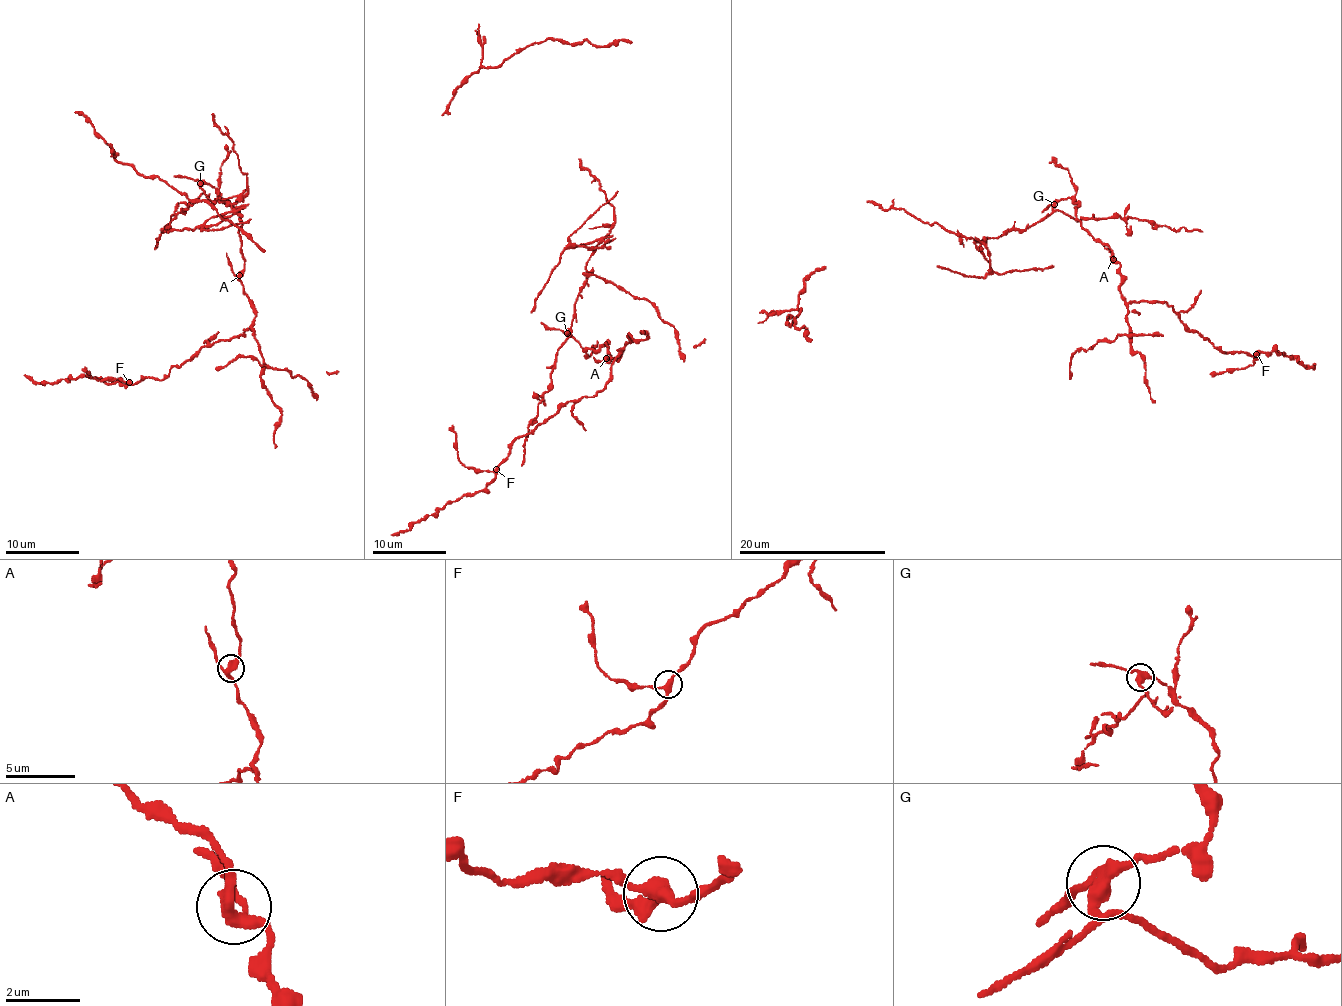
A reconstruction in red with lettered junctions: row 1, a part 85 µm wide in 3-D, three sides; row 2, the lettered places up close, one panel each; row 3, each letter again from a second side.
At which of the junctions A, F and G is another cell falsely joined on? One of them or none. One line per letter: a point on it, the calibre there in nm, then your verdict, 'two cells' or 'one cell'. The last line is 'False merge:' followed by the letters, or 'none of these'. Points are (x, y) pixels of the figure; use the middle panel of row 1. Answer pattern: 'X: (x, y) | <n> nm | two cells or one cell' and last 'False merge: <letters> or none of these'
A: (606, 358) | 320 nm | one cell
F: (496, 469) | 300 nm | one cell
G: (567, 333) | 320 nm | two cells
False merge: G

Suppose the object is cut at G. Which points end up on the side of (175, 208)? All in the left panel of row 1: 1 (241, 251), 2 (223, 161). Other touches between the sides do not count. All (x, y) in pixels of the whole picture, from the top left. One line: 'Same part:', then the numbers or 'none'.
Same part: none

